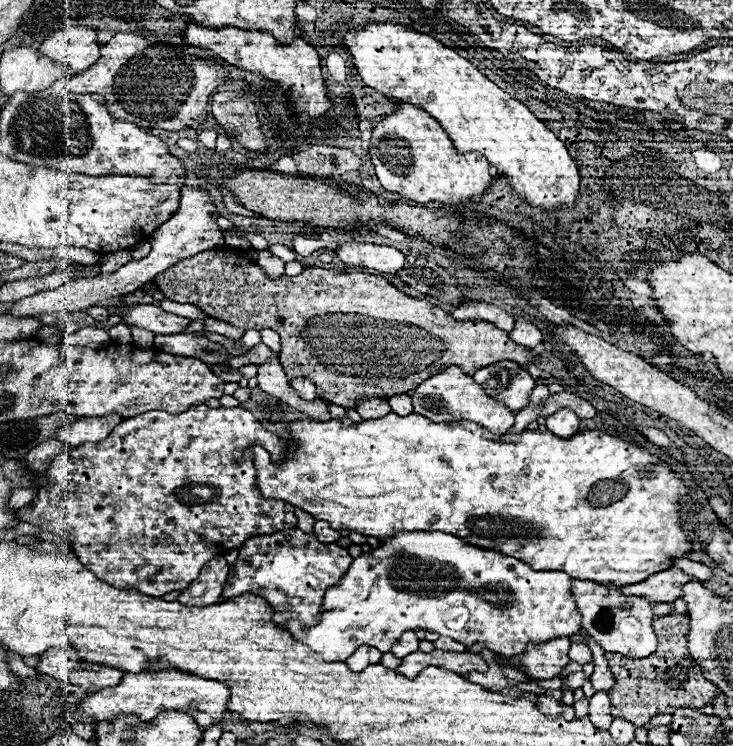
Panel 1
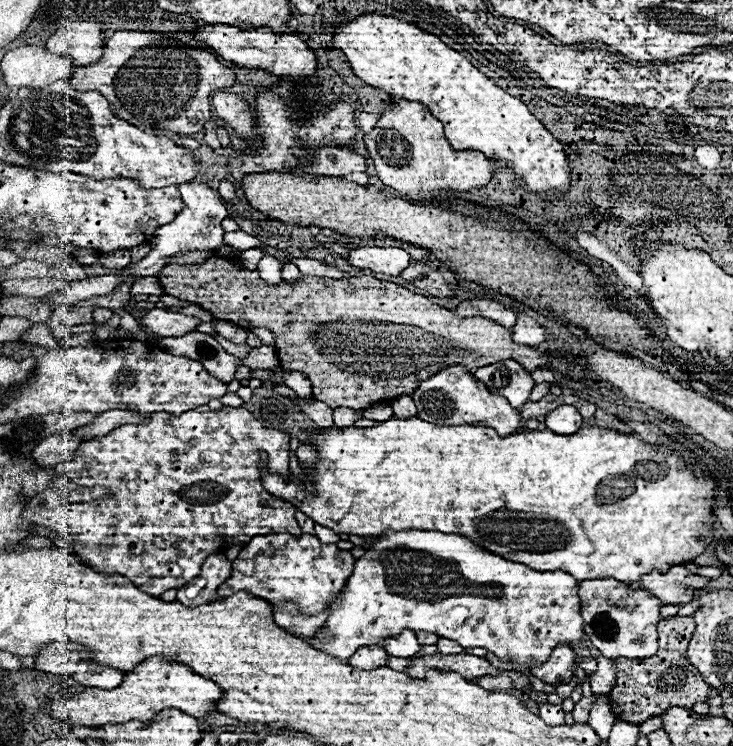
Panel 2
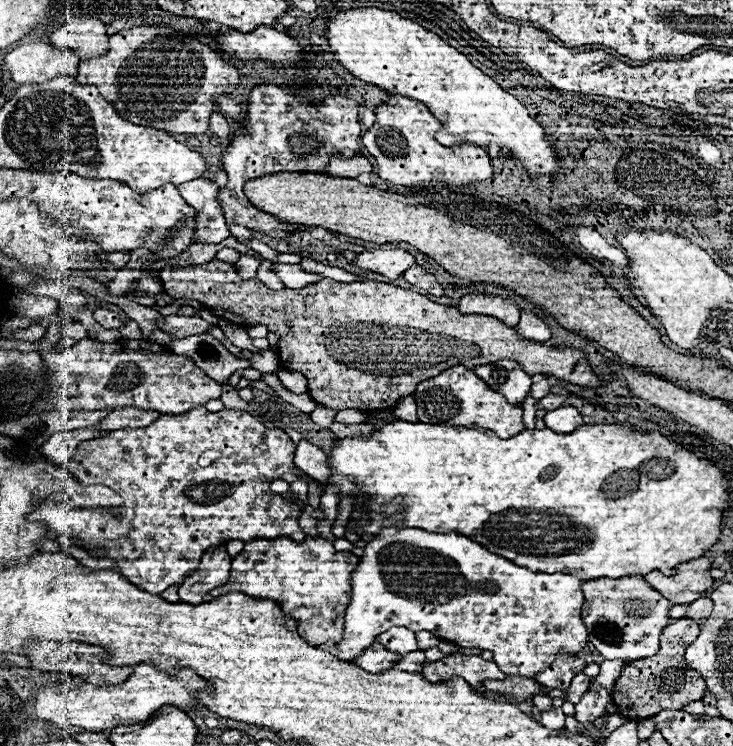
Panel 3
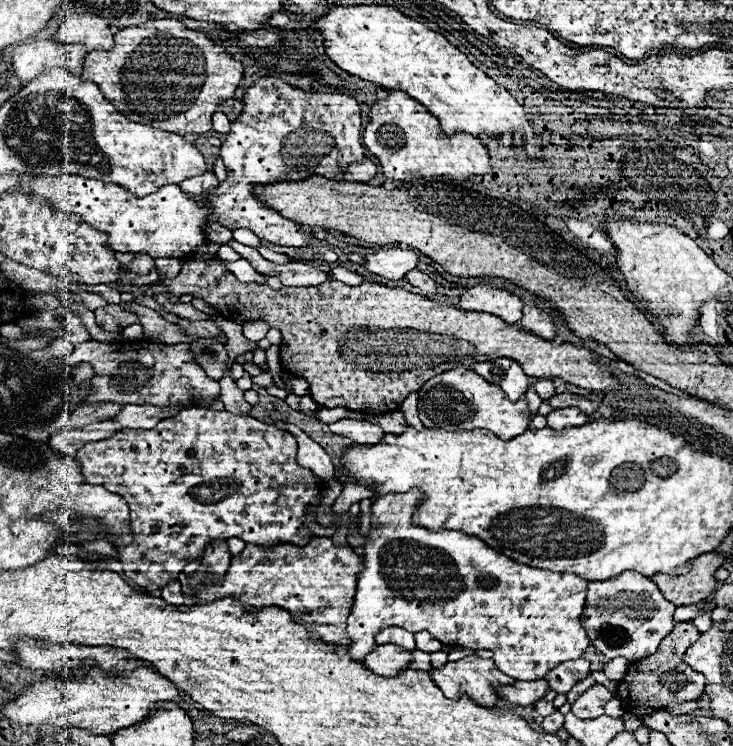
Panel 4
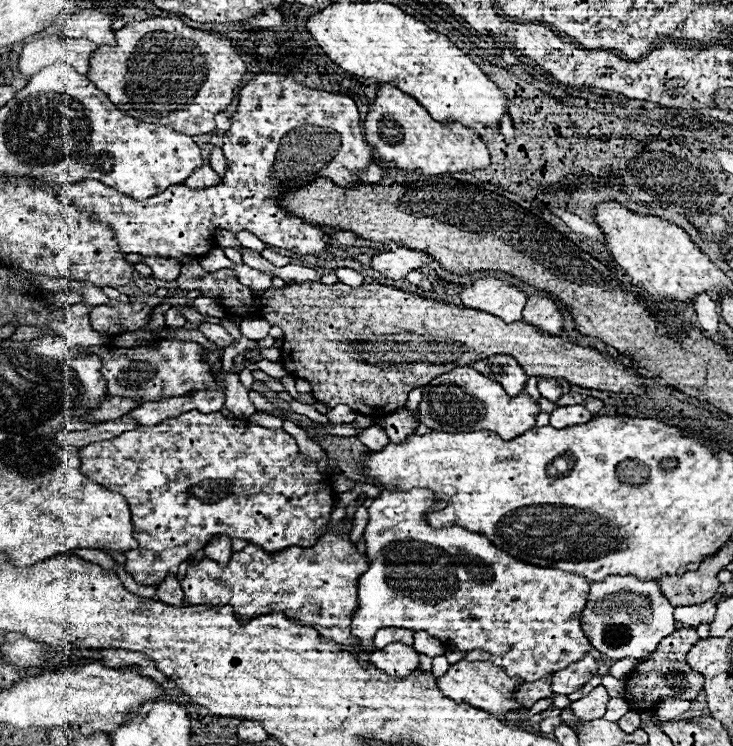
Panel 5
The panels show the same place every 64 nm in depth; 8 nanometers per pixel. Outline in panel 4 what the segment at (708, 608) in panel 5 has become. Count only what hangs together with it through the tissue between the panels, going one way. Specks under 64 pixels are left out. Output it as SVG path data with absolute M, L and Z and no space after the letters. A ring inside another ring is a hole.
M692 604L692 606L678 606L674 610L674 620L676 622L680 622L680 620L692 620L696 614L698 614L696 604Z

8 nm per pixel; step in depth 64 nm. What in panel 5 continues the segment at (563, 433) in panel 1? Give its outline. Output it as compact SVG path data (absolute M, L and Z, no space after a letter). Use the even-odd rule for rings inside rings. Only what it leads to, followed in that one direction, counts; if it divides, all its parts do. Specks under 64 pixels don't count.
M574 404L574 406L562 406L562 408L556 408L552 414L550 414L550 426L552 428L566 428L566 426L576 426L576 424L584 424L592 420L592 414L580 406L580 404Z

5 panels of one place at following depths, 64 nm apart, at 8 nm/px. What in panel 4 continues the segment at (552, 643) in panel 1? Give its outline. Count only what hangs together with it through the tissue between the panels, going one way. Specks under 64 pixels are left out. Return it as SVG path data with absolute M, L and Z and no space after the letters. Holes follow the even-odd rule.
M578 658L578 660L568 660L558 664L544 676L544 680L548 680L550 690L558 694L566 694L578 680L586 678L588 672L590 672L590 662L584 658Z

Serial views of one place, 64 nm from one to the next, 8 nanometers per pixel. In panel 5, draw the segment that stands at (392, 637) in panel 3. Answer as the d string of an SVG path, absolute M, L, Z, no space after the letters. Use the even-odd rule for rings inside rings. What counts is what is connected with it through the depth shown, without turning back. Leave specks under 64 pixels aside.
M380 628L380 632L376 632L374 636L376 648L384 648L390 642L402 642L406 646L412 646L412 640L414 640L414 632L408 632L404 628Z

